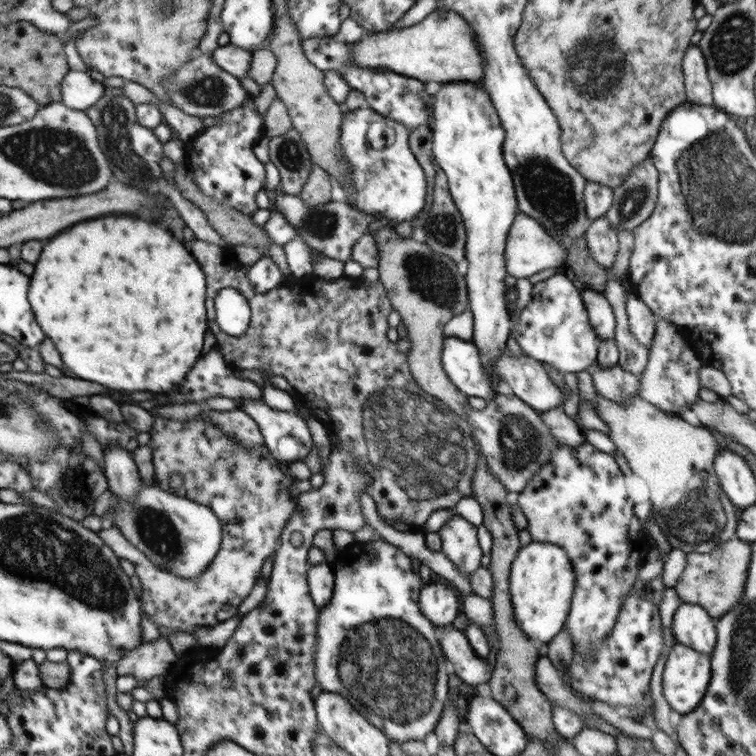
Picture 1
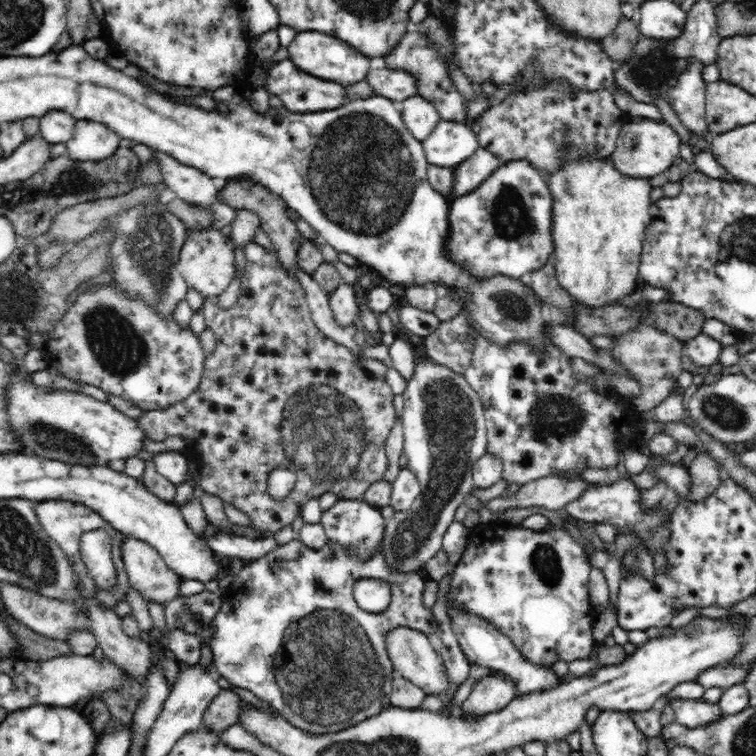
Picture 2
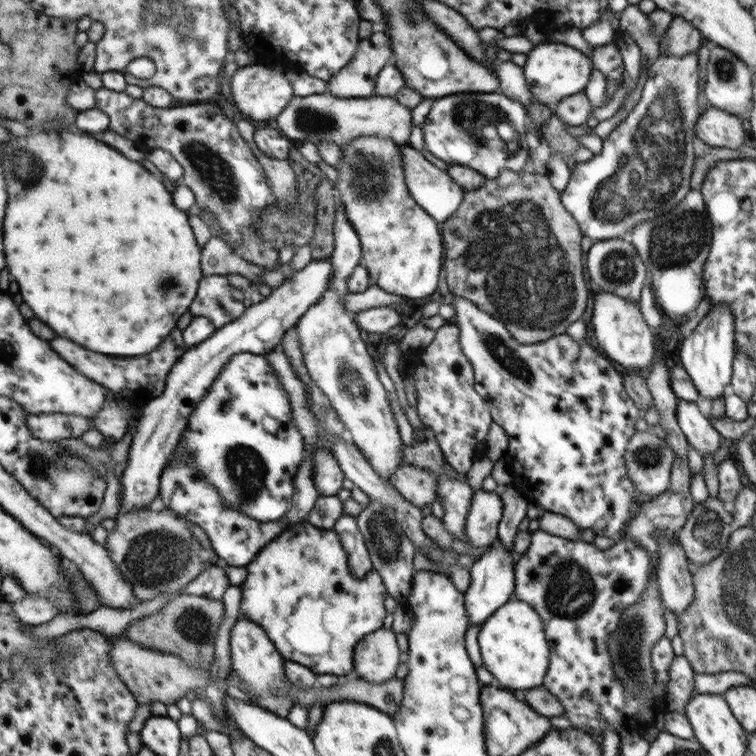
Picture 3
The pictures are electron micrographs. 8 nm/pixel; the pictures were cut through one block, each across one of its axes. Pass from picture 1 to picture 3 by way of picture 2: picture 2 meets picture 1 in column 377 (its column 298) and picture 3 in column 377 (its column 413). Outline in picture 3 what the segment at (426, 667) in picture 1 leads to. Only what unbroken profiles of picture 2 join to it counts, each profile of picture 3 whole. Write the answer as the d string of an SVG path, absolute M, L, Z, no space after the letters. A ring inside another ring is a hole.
M307 520L286 528L280 536L276 536L262 548L252 563L246 565L246 576L245 582L240 585L240 618L249 618L251 622L265 629L284 660L298 662L310 668L316 675L335 674L340 679L353 676L356 644L364 635L383 627L387 614L384 607L387 588L381 576L374 570L362 579L350 574L346 551L333 529L318 528ZM302 596L310 596L312 600L312 604L306 606L306 632L290 632L290 628L302 628L300 620L296 618L296 608L300 606L298 602Z

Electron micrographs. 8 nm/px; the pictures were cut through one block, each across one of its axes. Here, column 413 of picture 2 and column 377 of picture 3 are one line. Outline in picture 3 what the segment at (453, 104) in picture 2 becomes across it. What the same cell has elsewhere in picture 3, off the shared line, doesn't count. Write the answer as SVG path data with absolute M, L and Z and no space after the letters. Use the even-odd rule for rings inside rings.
M377 28L367 39L360 40L352 60L340 69L334 77L328 79L328 93L342 98L368 98L374 94L376 77L380 70L394 59L394 50L390 38L382 28Z

